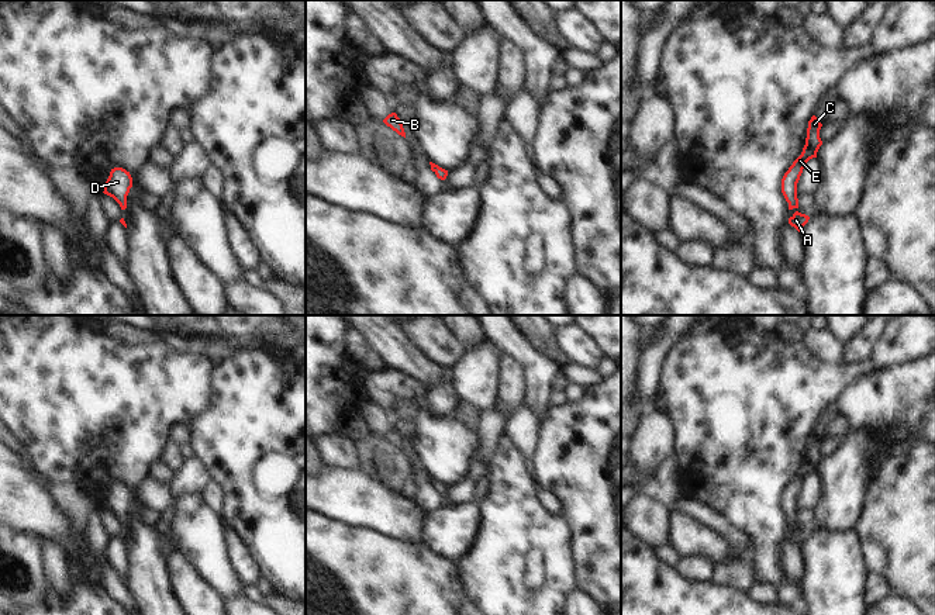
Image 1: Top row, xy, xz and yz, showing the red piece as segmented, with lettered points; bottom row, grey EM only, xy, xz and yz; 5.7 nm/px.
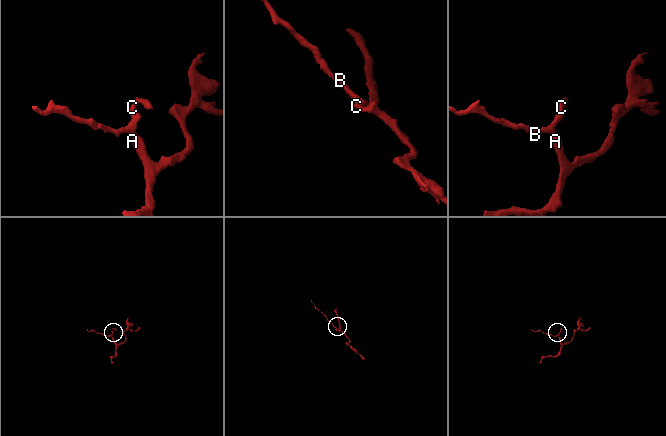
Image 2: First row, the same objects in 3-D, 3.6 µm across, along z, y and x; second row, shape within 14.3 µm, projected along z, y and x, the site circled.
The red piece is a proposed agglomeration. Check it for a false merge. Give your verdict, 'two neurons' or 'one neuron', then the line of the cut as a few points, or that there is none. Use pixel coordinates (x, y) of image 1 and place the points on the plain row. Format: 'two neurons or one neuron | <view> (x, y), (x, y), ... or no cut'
one neuron | no cut

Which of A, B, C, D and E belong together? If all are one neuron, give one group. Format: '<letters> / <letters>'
A B C D E

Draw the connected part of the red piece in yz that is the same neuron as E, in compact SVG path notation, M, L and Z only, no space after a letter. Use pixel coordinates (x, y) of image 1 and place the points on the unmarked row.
M812 431L811 435L808 436L807 453L803 467L793 477L793 480L789 483L789 486L784 488L782 494L782 508L786 516L789 518L789 525L798 524L797 498L803 488L804 480L810 474L817 473L817 467L822 460L822 456L820 453L821 442L822 439L820 438L820 435L815 431Z

